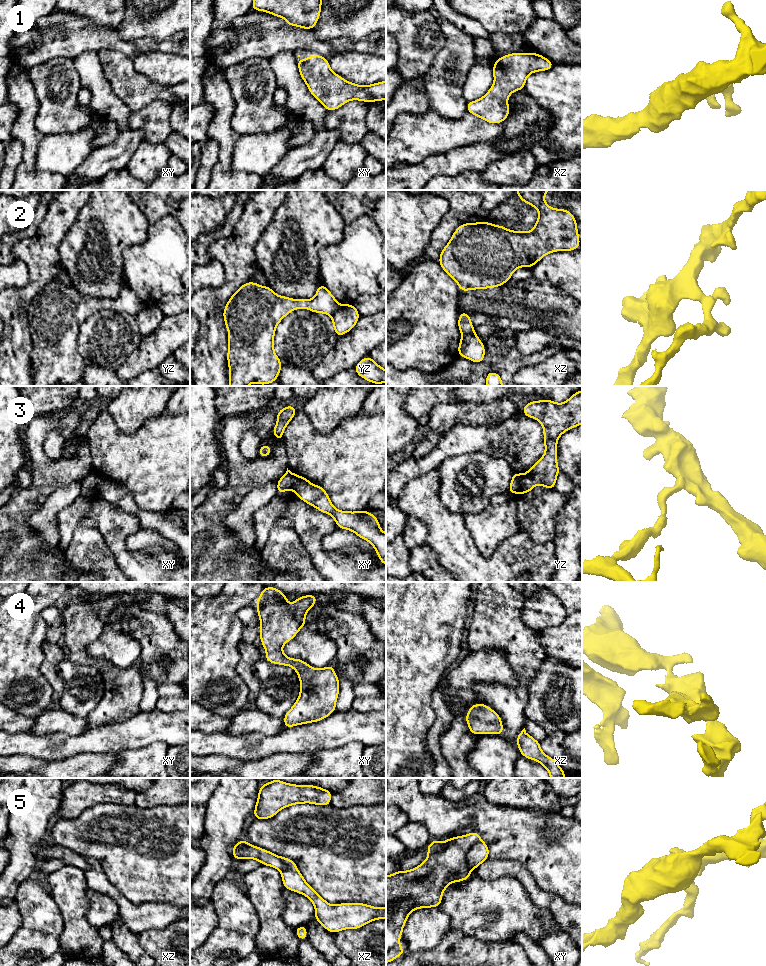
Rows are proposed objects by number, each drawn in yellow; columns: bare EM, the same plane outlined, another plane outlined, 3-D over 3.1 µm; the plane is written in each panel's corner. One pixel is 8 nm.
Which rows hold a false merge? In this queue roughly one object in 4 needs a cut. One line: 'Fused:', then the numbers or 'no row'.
Fused: 2, 3, 5

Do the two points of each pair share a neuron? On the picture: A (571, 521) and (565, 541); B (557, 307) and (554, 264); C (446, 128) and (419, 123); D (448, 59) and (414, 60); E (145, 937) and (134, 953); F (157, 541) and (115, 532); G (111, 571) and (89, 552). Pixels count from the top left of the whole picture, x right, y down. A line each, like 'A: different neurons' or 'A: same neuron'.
A: same neuron
B: different neurons
C: same neuron
D: different neurons
E: different neurons
F: different neurons
G: same neuron

